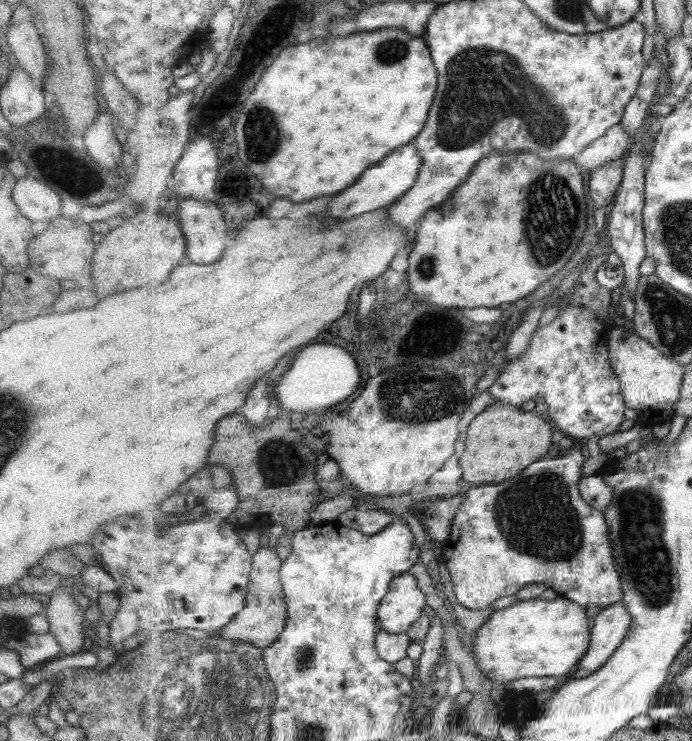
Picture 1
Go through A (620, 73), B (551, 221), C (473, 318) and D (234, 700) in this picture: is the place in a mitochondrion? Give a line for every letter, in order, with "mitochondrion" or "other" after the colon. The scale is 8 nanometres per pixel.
A: other
B: mitochondrion
C: other
D: mitochondrion

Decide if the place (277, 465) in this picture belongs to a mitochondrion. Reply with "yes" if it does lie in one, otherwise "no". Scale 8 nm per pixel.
yes

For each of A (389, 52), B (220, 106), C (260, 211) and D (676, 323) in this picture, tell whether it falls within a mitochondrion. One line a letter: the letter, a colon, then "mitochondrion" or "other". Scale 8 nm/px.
A: mitochondrion
B: other
C: other
D: mitochondrion

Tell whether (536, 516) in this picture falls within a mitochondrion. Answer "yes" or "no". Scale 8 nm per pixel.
yes

